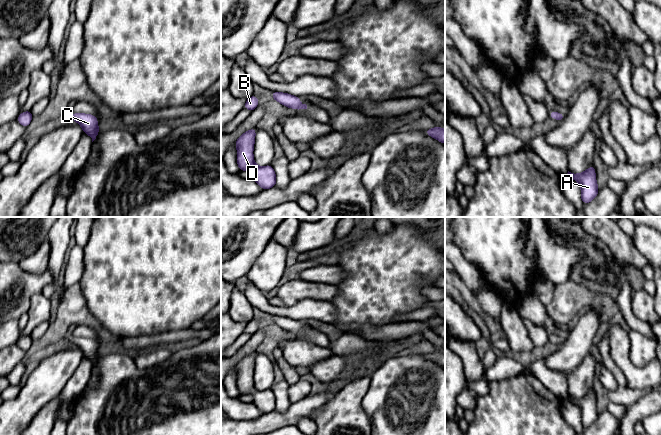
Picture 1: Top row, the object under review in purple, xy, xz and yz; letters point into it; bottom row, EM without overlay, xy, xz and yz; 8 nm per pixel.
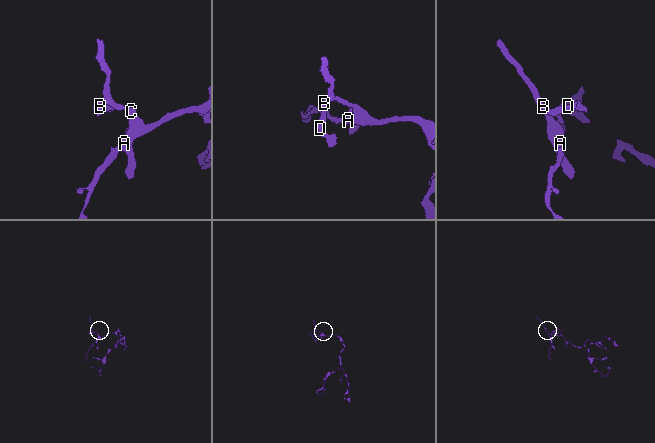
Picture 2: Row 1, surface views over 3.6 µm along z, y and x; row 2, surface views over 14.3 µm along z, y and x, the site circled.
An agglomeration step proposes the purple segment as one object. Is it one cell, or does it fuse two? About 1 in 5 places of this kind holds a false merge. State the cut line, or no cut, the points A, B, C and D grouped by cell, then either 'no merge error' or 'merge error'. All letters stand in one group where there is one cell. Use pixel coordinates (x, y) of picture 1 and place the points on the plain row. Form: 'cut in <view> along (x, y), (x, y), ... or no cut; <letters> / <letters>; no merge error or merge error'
no cut; A B C D; no merge error

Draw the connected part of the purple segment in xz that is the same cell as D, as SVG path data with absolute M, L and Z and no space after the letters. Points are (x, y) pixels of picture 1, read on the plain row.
M252 352L235 365L237 370L237 388L240 395L252 395L253 404L262 411L262 414L267 414L275 411L276 398L271 388L259 391L254 386L253 371L256 355L256 352Z

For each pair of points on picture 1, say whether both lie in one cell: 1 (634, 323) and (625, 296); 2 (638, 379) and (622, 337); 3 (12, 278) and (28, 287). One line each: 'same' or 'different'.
1: same
2: same
3: same

